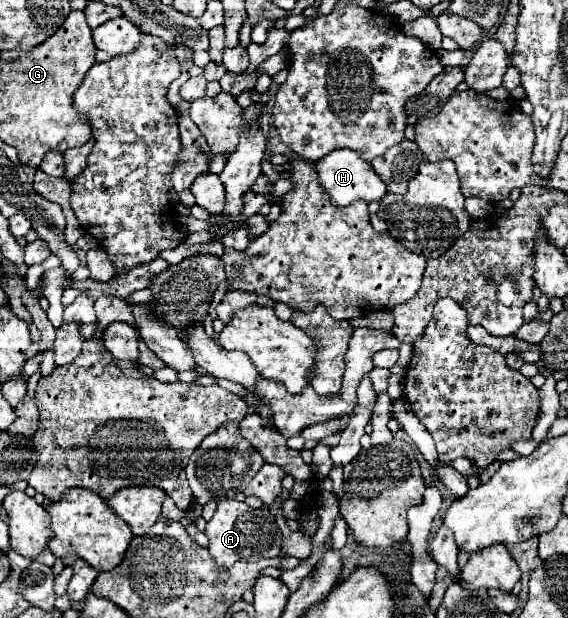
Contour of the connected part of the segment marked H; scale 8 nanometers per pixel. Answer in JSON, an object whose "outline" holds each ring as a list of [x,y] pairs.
{"outline":[[[348,148],[324,156],[320,162],[316,162],[316,172],[318,172],[320,186],[328,192],[332,204],[336,206],[350,206],[356,200],[366,200],[366,202],[382,200],[382,196],[386,194],[386,186],[380,180],[380,176],[372,170],[370,162],[360,160],[360,156]]]}

